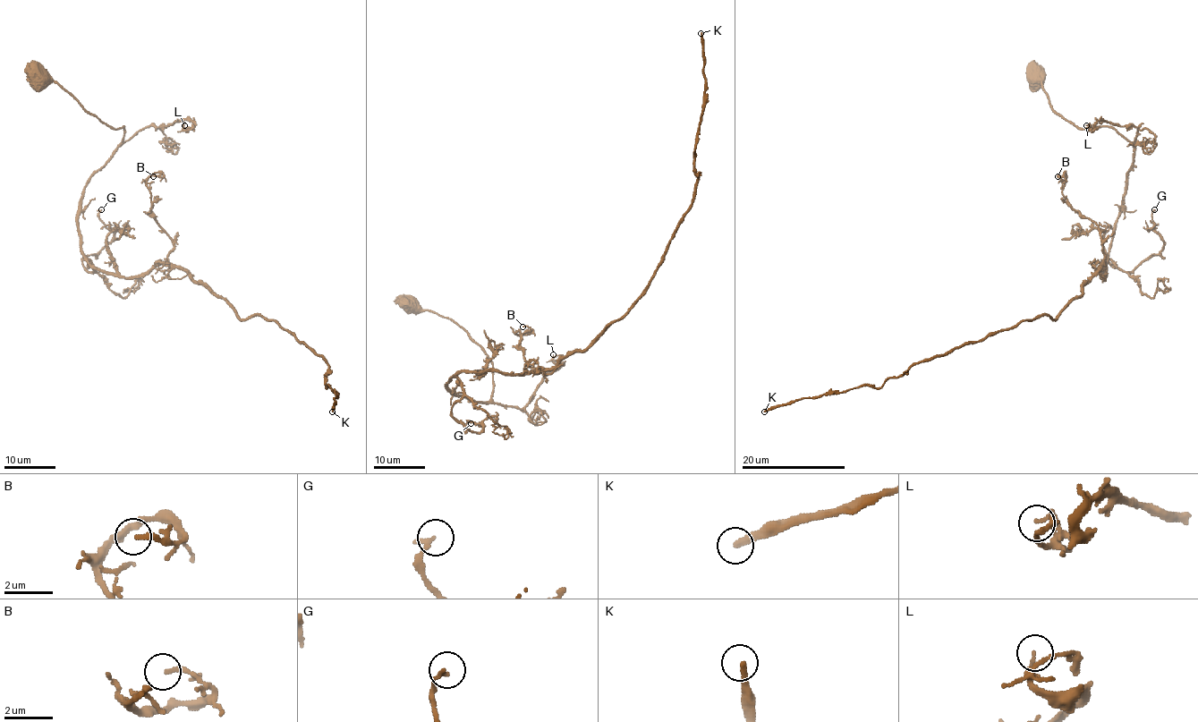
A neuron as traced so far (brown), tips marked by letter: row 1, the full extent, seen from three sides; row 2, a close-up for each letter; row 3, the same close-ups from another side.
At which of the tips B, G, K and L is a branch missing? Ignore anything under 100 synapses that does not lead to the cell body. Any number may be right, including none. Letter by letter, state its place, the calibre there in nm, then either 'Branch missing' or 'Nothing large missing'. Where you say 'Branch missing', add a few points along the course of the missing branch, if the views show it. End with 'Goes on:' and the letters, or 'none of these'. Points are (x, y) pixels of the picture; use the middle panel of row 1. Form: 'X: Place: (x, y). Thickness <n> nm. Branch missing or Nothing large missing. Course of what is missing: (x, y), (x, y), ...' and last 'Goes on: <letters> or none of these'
B: Place: (522, 327). Thickness 190 nm. Nothing large missing
G: Place: (471, 423). Thickness 190 nm. Nothing large missing
K: Place: (700, 33). Thickness 240 nm. Branch missing
L: Place: (553, 354). Thickness 170 nm. Nothing large missing
Goes on: K

